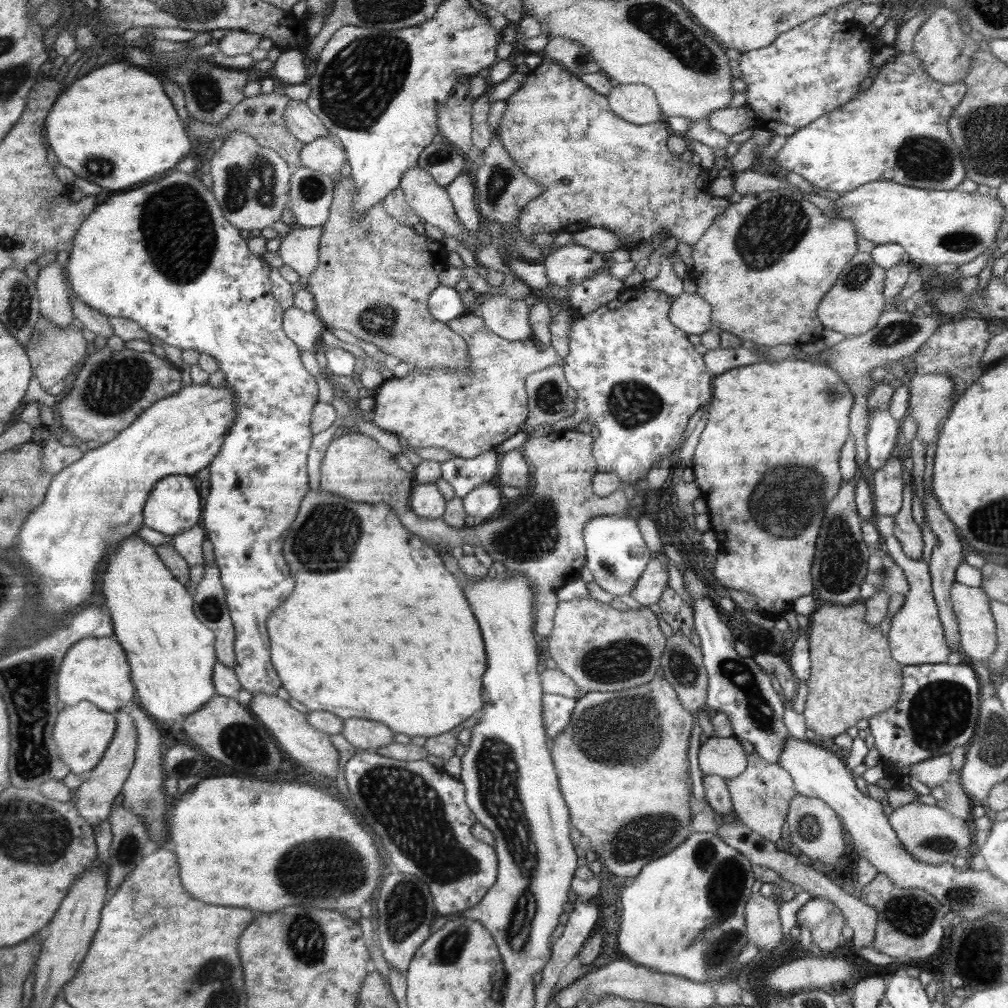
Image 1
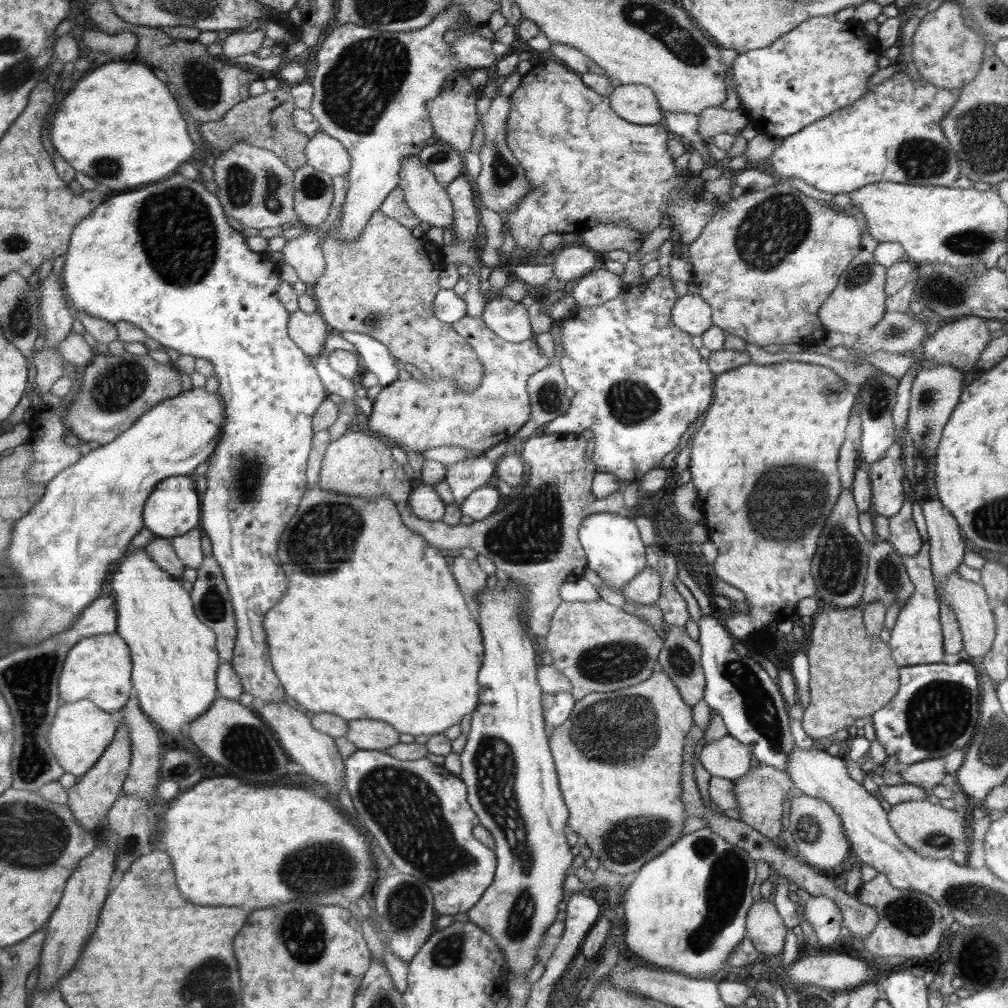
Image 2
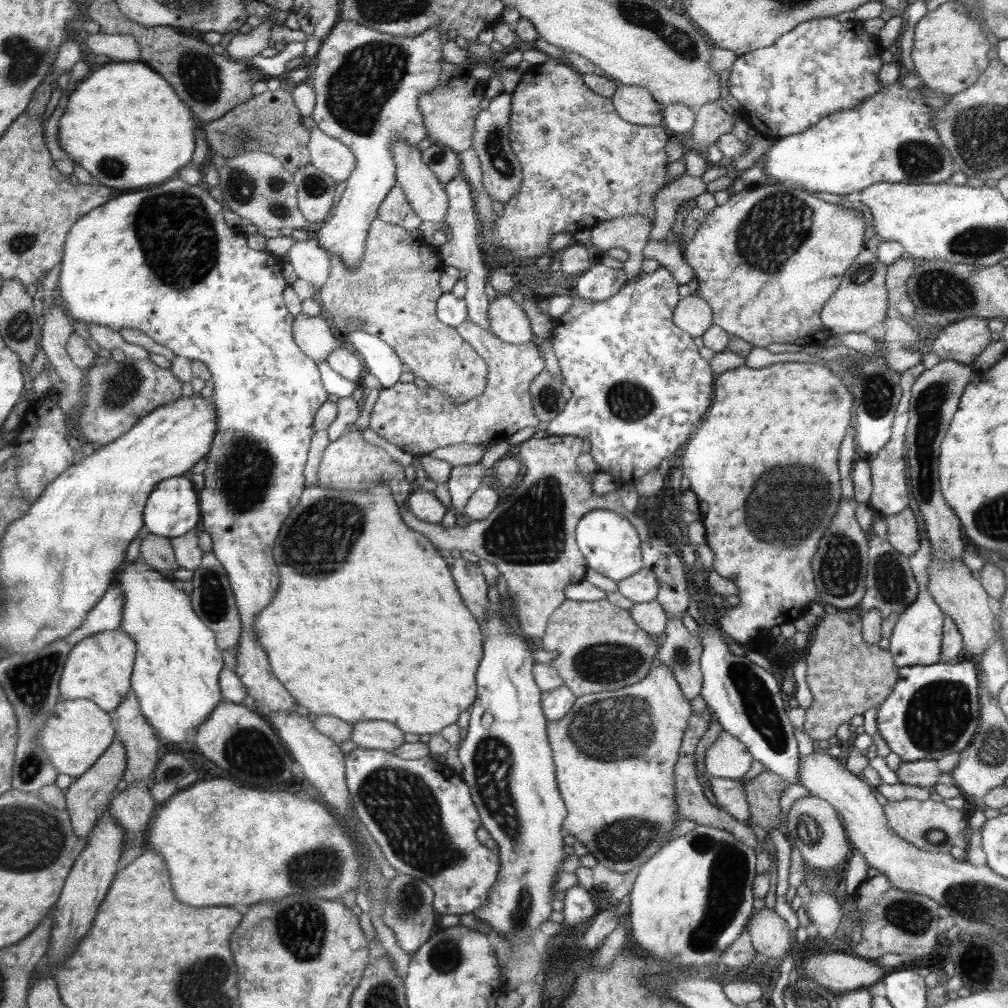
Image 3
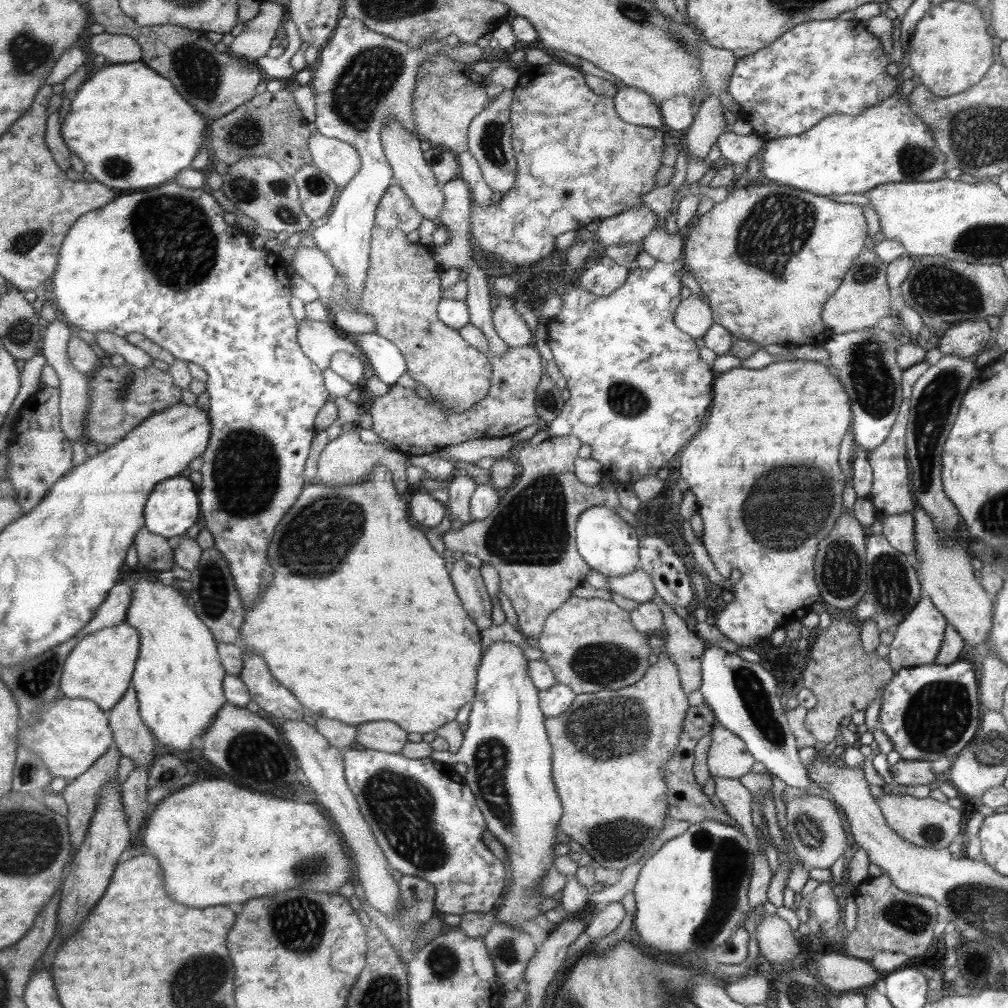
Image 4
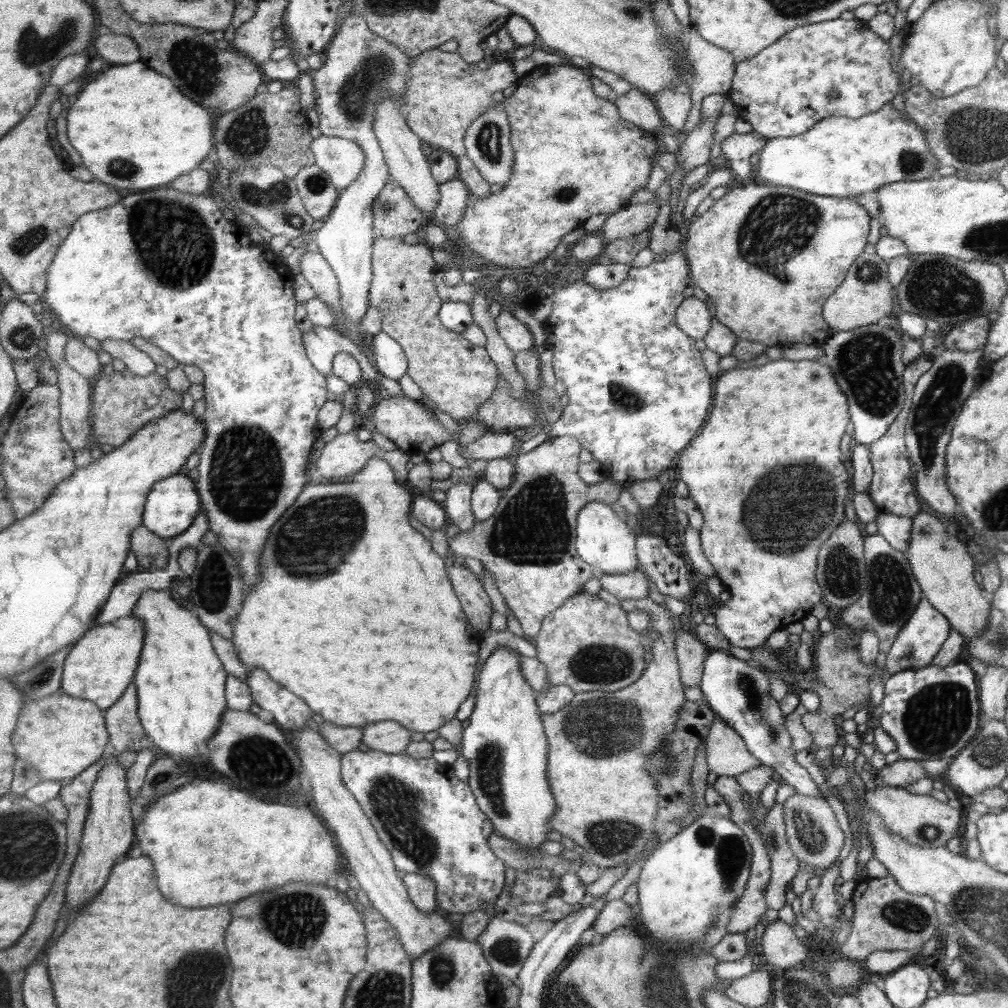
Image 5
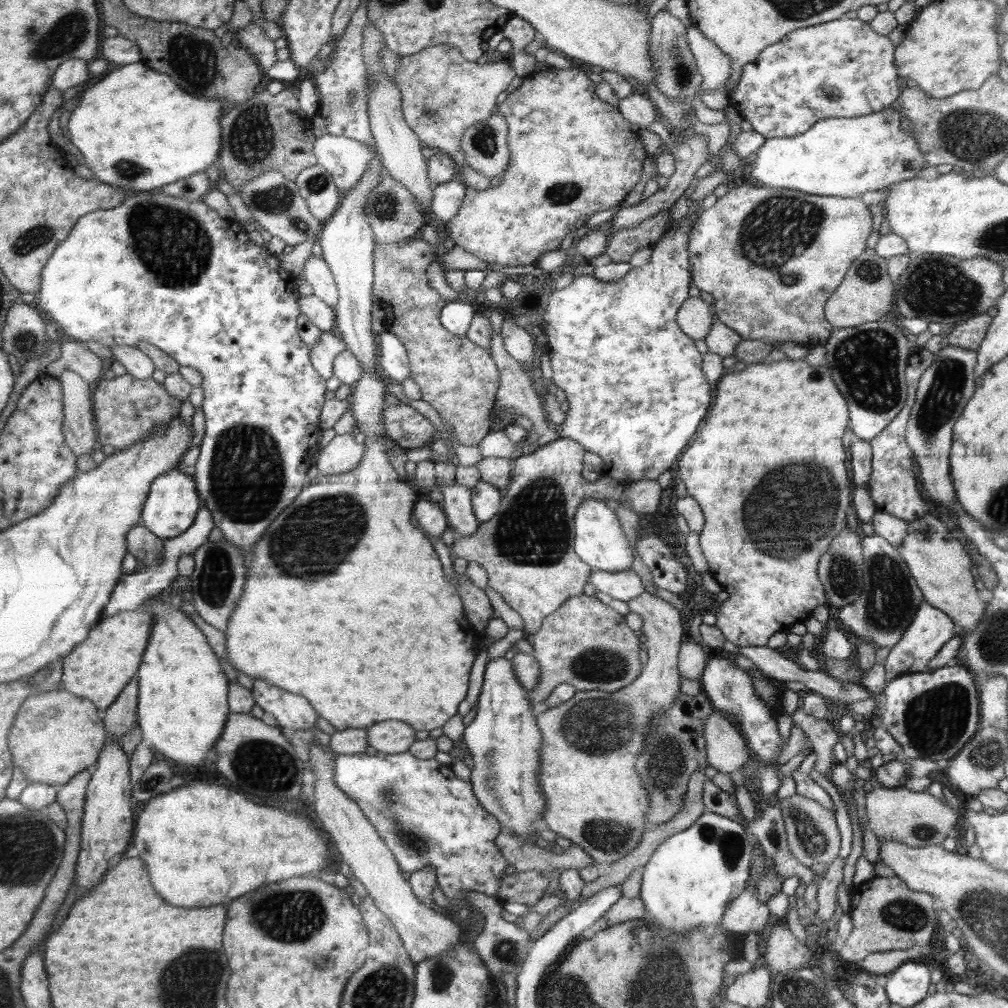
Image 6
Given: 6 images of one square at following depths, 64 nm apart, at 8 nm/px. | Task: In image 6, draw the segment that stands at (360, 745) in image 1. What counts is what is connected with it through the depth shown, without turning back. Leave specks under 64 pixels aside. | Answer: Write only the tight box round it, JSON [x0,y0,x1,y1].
[367,720,416,752]

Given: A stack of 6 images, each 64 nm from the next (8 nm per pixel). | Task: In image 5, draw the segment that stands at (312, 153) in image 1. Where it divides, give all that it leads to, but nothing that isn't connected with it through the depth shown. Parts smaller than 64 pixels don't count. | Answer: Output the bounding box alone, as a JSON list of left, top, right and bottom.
[309,135,364,190]

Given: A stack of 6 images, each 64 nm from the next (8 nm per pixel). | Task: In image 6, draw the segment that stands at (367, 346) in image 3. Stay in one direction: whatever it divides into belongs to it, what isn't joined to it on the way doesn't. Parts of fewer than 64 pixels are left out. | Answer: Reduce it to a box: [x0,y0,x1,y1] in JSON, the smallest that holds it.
[376,331,410,382]

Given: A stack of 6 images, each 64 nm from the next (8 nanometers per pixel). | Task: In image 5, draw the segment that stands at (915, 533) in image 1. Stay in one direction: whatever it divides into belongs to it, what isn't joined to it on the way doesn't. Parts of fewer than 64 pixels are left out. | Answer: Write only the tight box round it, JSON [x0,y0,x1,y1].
[875,512,913,553]

